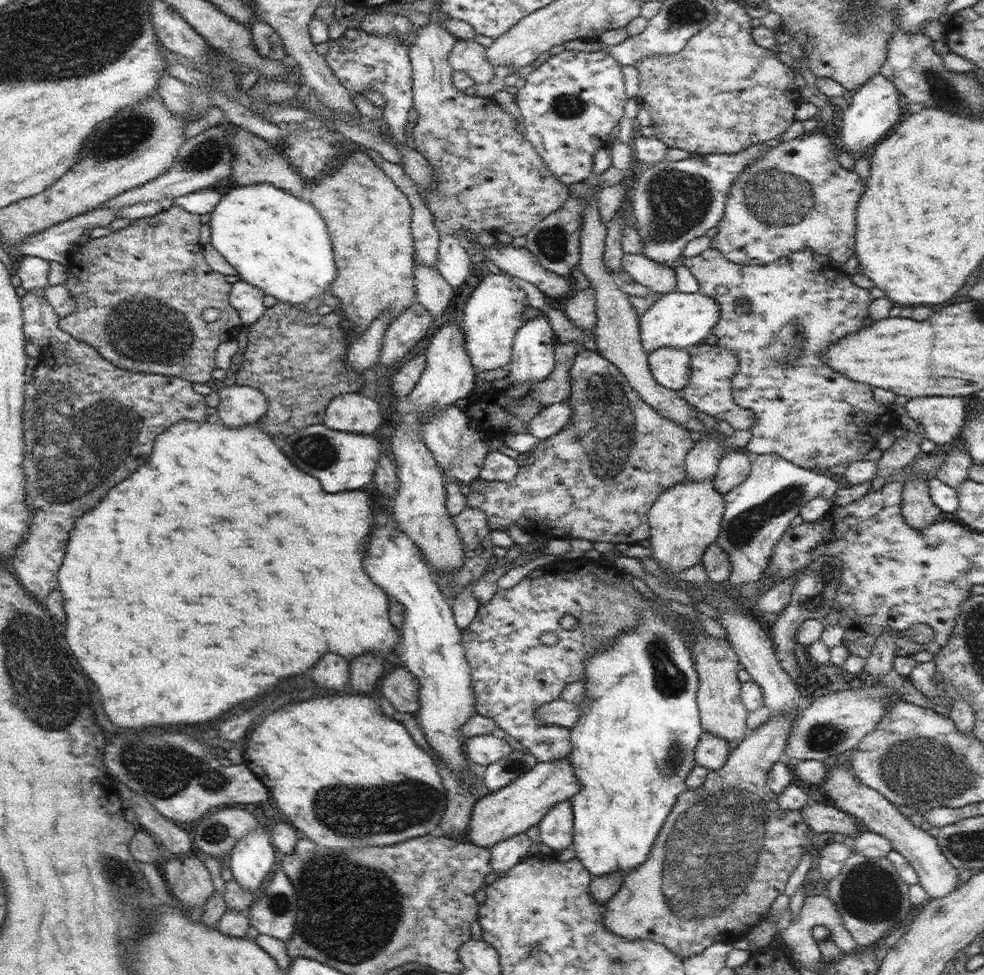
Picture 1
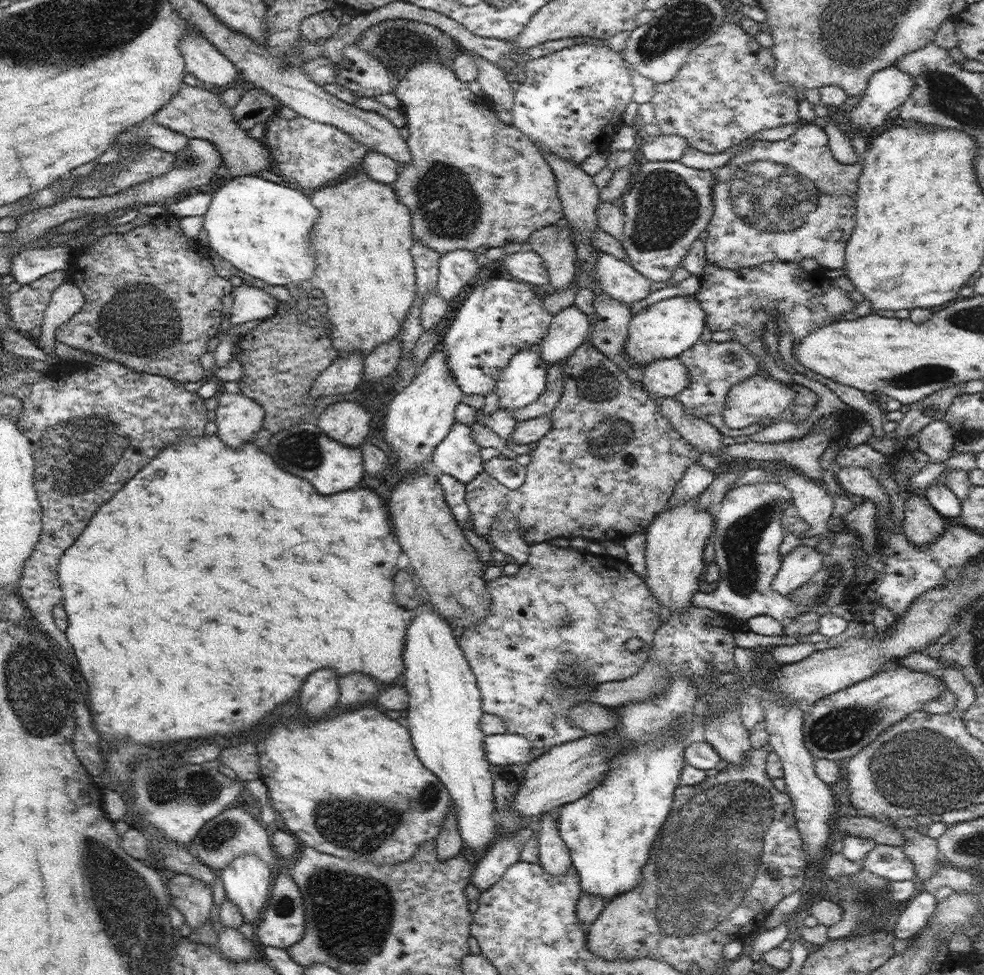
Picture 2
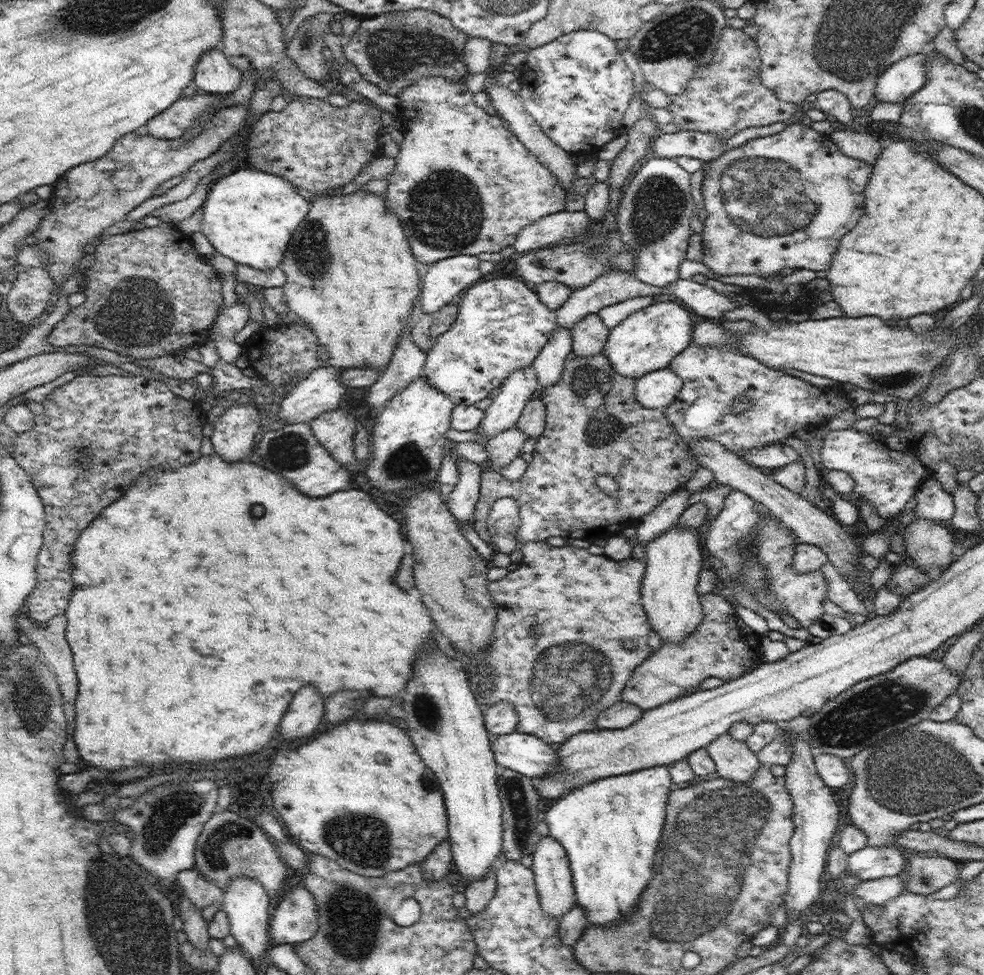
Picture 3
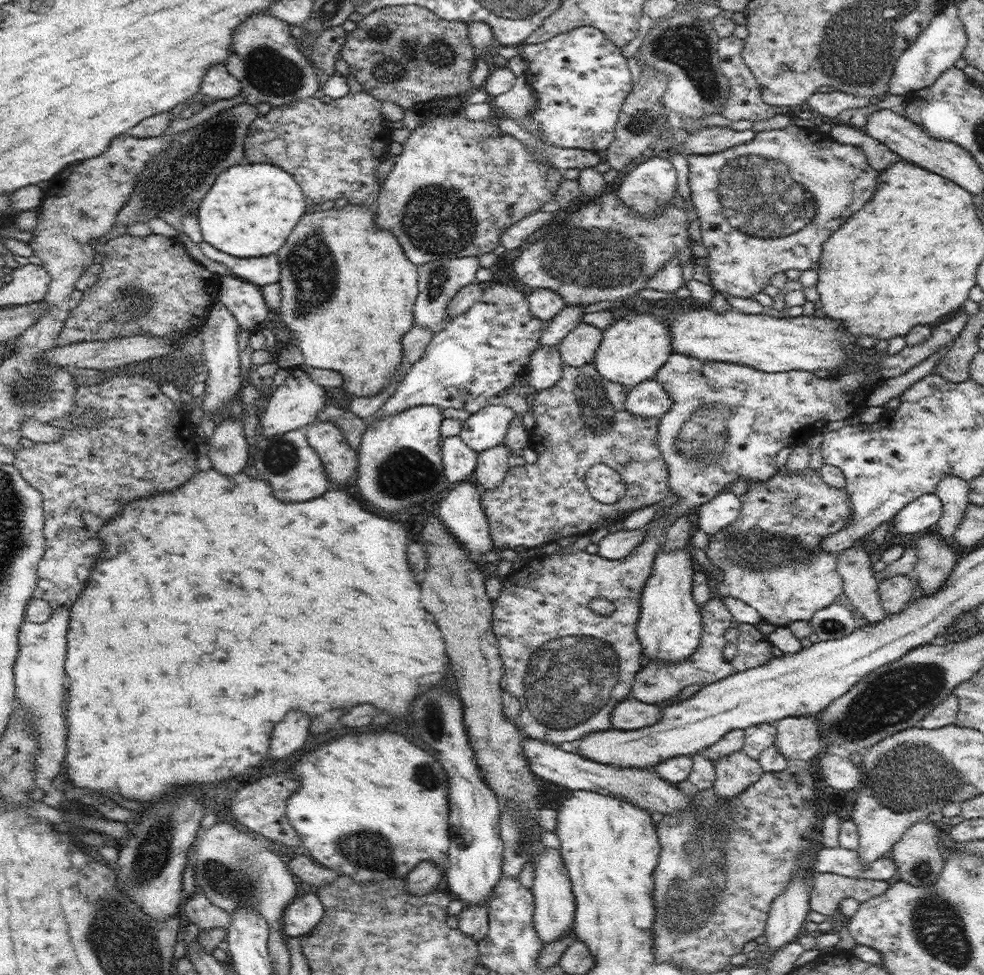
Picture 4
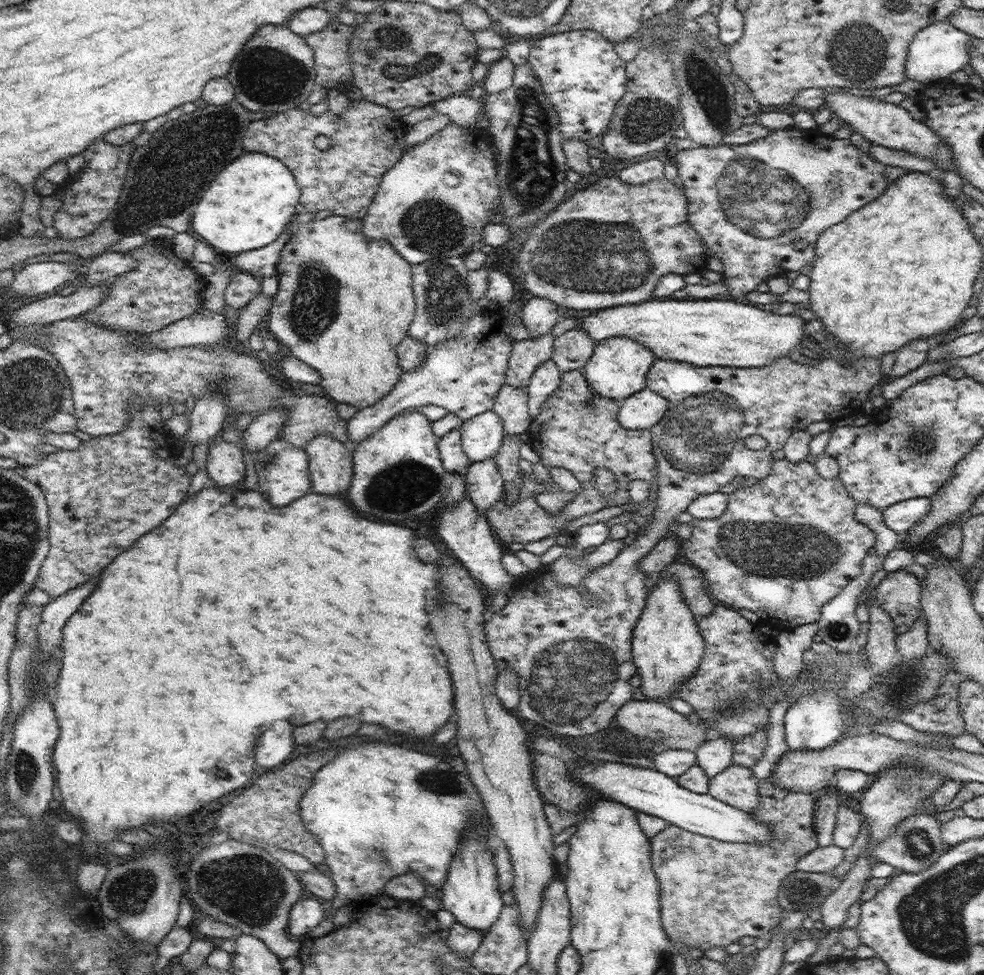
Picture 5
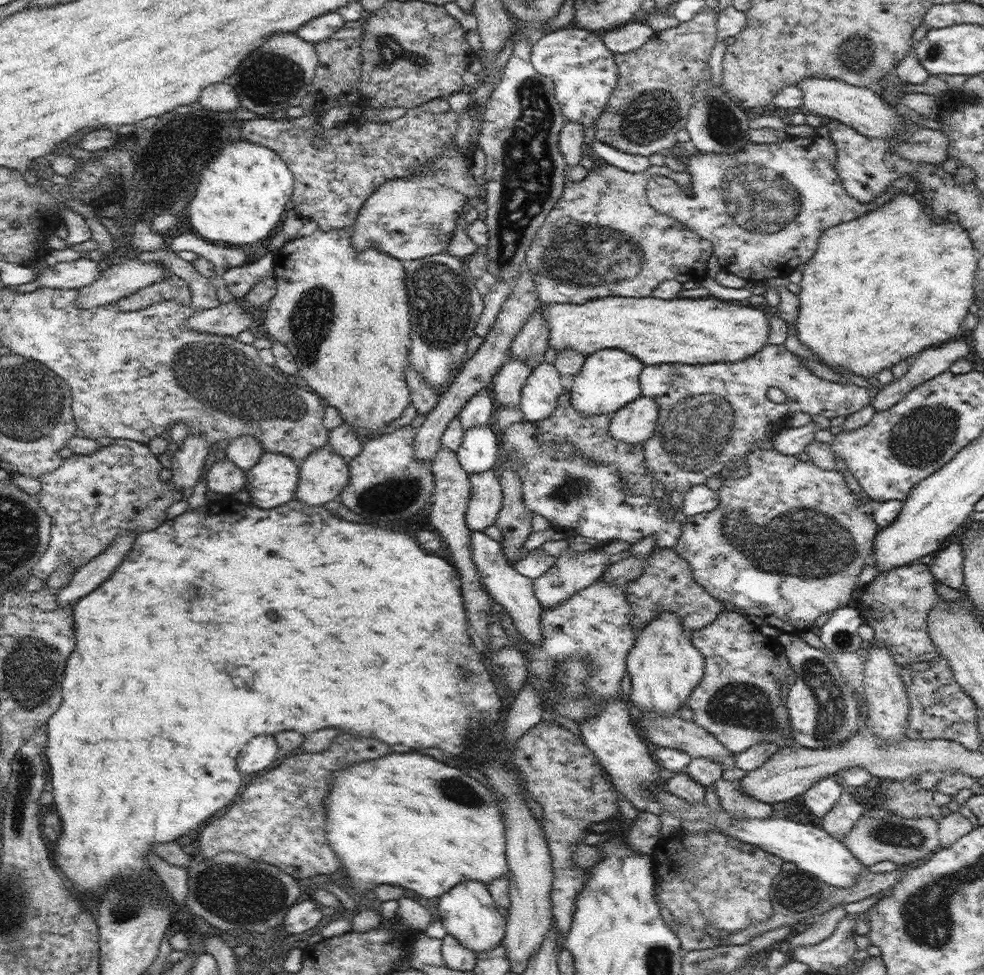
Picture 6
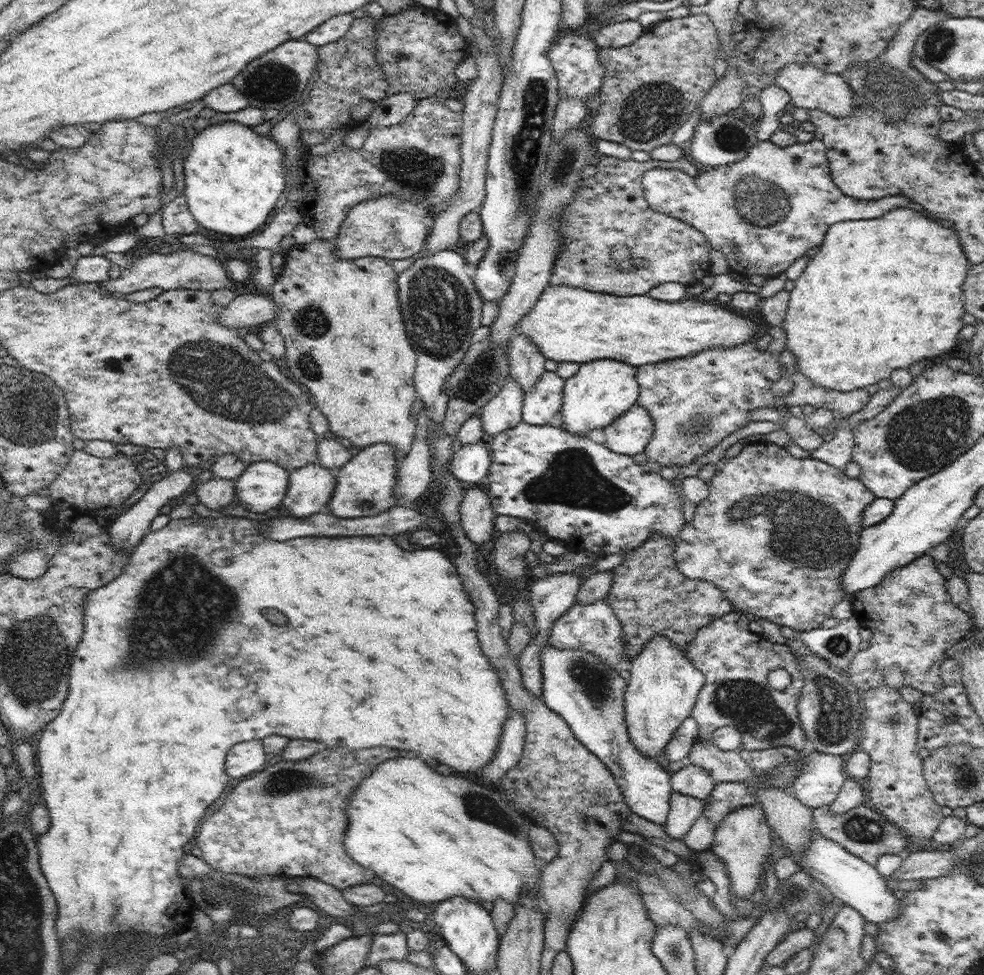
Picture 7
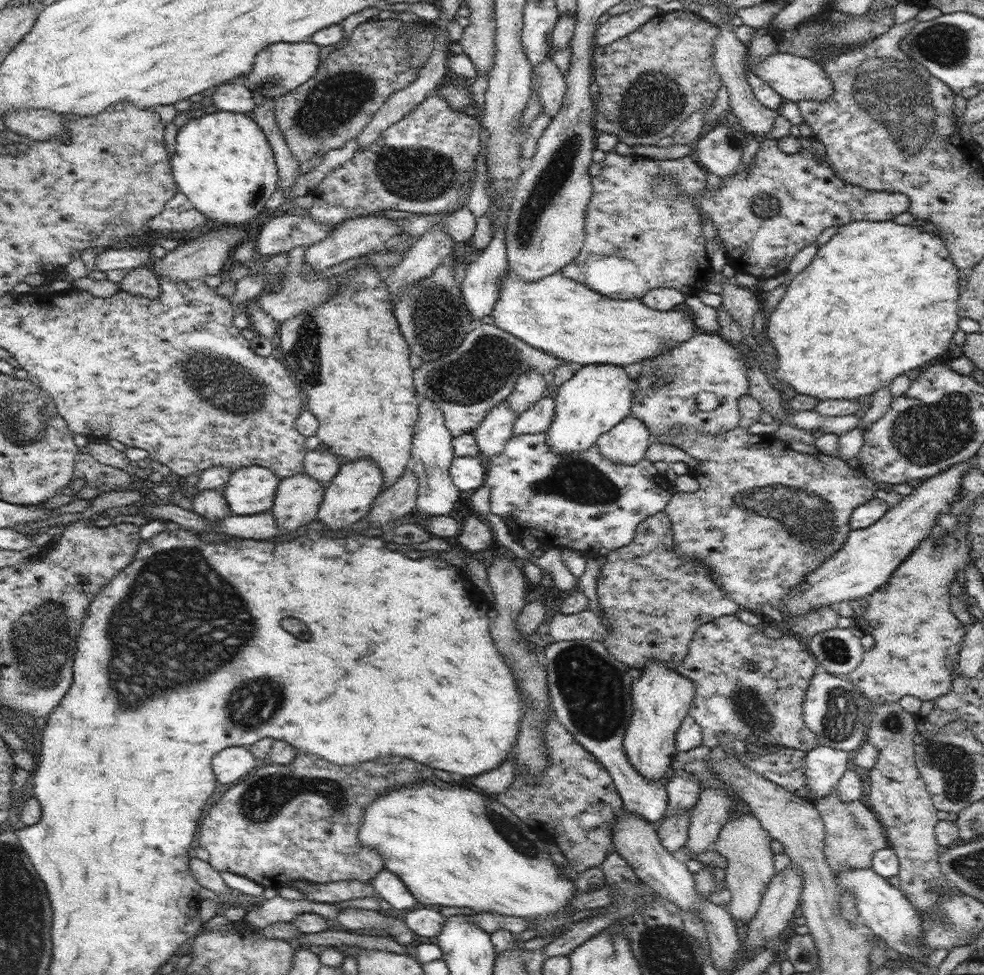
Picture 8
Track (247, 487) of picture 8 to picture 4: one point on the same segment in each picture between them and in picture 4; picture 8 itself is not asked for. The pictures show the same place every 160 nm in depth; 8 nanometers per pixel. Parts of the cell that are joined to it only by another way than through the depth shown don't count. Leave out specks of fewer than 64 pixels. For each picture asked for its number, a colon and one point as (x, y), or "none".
4: (296, 472)
5: (283, 470)
6: (272, 481)
7: (263, 485)

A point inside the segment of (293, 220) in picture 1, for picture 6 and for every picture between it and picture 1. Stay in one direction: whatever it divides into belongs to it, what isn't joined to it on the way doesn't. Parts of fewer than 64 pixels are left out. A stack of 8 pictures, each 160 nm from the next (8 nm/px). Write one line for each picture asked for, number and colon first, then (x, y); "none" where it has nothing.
2: (261, 227)
3: (250, 215)
4: (251, 209)
5: (249, 204)
6: (243, 193)

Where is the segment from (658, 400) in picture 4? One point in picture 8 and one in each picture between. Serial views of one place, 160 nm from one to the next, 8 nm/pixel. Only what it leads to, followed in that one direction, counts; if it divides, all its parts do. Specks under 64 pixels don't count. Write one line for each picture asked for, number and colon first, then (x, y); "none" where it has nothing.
5: (641, 411)
6: (635, 423)
7: (629, 434)
8: (627, 442)

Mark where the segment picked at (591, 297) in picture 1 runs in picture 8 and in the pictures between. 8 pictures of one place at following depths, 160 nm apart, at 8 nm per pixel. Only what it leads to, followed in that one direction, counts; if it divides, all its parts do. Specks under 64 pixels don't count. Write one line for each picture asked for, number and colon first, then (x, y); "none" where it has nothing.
2: (569, 328)
3: (549, 364)
4: (545, 367)
5: (546, 379)
6: (539, 395)
7: (545, 399)
8: (537, 419)

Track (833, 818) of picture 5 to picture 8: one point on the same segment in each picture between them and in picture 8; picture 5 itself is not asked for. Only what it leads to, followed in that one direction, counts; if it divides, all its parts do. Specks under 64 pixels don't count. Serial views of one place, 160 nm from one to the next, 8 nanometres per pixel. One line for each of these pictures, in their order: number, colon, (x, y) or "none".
6: (820, 799)
7: (822, 777)
8: (825, 766)

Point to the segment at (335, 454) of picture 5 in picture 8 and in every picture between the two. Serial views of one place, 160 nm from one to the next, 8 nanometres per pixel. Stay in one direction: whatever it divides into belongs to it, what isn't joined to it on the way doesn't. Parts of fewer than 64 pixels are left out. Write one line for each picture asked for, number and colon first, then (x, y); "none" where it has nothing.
6: (323, 475)
7: (310, 488)
8: (298, 498)

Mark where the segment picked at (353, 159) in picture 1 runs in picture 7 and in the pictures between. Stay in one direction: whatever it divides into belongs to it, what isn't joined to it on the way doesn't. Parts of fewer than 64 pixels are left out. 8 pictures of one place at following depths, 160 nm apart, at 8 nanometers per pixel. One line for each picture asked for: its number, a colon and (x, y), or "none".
2: (362, 240)
3: (350, 274)
4: (348, 291)
5: (344, 303)
6: (344, 315)
7: (344, 333)

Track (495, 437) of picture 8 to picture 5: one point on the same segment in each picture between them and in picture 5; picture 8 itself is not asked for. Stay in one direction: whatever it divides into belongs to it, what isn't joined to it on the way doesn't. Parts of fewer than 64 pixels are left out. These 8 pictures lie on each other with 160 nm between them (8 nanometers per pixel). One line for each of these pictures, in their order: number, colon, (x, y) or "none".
5: (527, 354)
6: (506, 385)
7: (504, 411)

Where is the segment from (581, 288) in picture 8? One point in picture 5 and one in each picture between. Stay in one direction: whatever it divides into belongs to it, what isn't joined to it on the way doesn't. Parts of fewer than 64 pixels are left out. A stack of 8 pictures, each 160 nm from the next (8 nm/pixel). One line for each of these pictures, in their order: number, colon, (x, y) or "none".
5: (722, 331)
6: (688, 331)
7: (568, 324)

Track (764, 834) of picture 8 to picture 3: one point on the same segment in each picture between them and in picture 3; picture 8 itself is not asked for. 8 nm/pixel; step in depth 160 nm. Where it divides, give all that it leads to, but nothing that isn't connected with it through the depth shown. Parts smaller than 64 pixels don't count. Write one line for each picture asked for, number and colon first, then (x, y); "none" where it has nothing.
3: (734, 761)
4: (733, 774)
5: (737, 785)
6: (738, 805)
7: (743, 841)

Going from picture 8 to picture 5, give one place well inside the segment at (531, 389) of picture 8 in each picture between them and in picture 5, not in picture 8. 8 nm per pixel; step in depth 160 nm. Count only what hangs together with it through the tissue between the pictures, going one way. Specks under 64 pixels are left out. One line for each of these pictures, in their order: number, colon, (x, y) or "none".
5: (539, 315)
6: (529, 345)
7: (526, 362)

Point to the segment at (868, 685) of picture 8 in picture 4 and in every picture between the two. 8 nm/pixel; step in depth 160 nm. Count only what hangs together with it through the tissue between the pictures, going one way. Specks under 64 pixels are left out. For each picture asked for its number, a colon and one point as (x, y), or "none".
4: (895, 592)
5: (899, 593)
6: (896, 604)
7: (913, 621)

